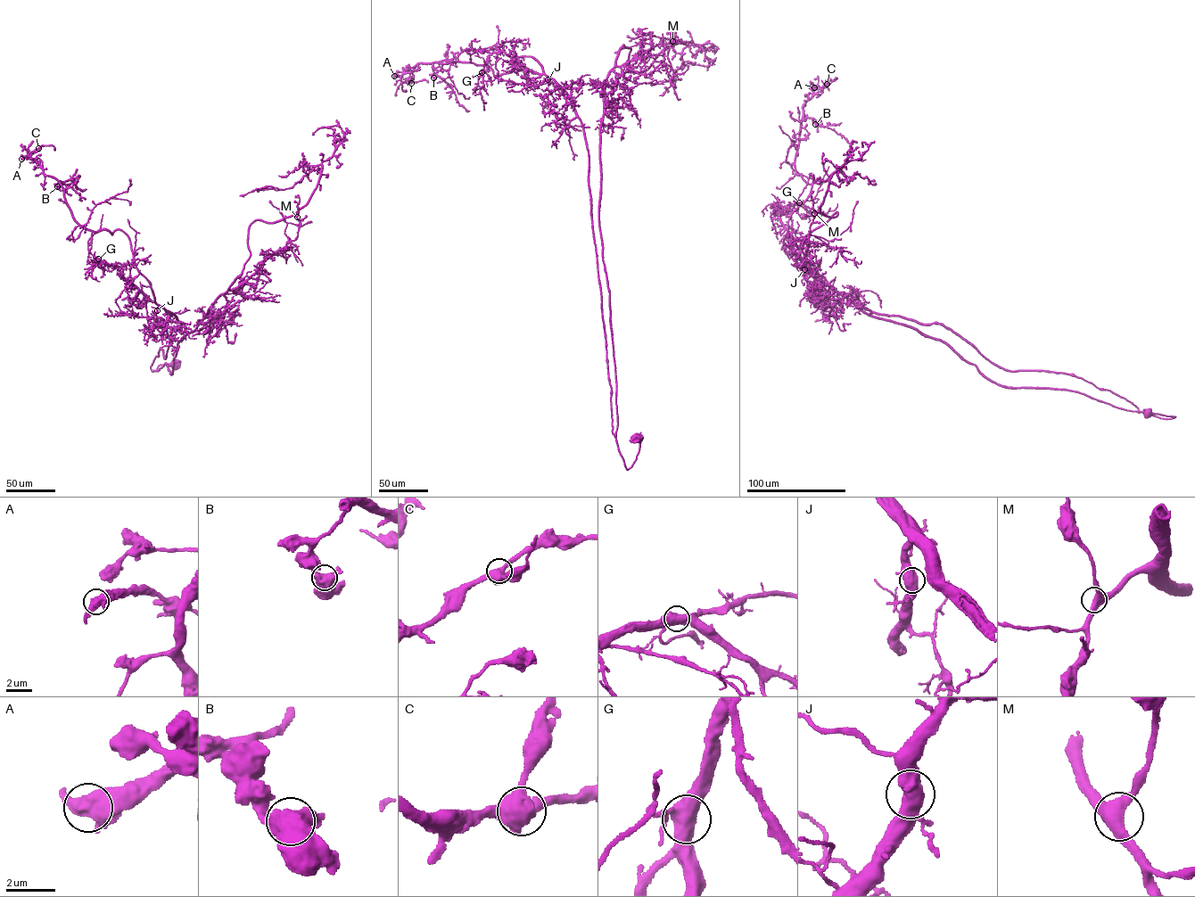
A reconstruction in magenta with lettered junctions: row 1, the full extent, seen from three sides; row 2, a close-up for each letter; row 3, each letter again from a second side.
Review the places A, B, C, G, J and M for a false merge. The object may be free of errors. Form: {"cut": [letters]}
{"cut": []}

